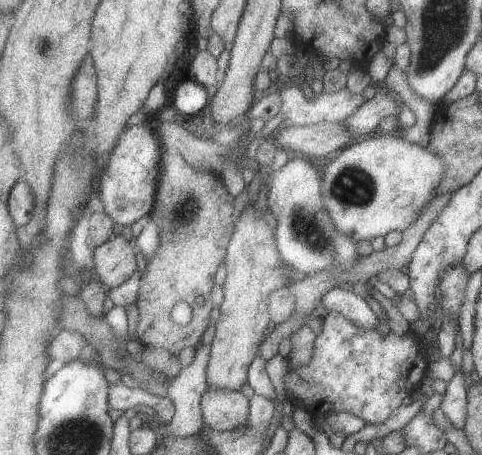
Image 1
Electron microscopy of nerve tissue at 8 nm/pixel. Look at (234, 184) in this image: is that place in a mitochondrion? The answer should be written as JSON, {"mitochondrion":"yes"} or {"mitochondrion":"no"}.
{"mitochondrion":"no"}

